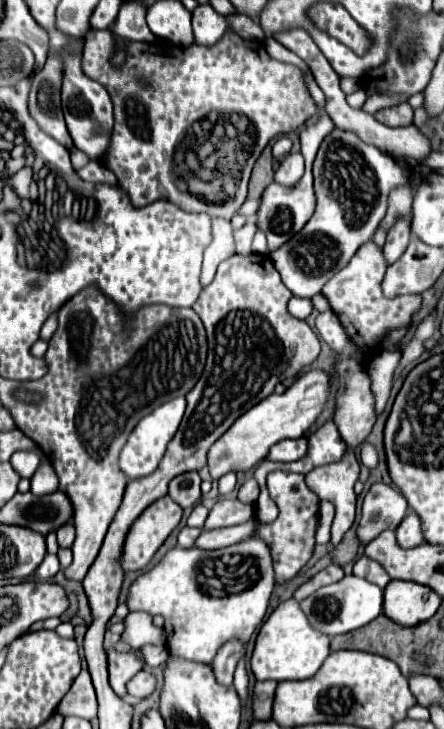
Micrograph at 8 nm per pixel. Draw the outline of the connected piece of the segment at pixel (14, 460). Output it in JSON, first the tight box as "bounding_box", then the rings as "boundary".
{"bounding_box":[11,450,41,478],"boundary":[[[17,450],[11,454],[11,466],[13,470],[19,472],[21,478],[31,478],[33,472],[37,470],[39,462],[41,462],[41,454],[39,452],[25,452],[25,450]]]}

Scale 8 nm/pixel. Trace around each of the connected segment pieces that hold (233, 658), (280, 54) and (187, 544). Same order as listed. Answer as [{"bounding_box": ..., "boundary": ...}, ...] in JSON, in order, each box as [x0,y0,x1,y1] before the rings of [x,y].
[{"bounding_box":[211,642,243,686],"boundary":[[[225,642],[219,648],[219,654],[211,664],[219,684],[225,684],[225,686],[233,684],[233,672],[241,656],[243,656],[243,646],[239,646],[239,642]]]},{"bounding_box":[264,38,309,72],"boundary":[[[266,38],[264,41],[267,53],[279,61],[296,65],[303,71],[309,72],[307,64],[292,51],[281,45],[273,38]]]},{"bounding_box":[179,526,201,548],"boundary":[[[189,526],[181,528],[181,532],[179,532],[179,546],[181,546],[181,548],[191,548],[191,546],[195,546],[195,540],[197,540],[199,534],[201,534],[199,528],[189,528]]]}]

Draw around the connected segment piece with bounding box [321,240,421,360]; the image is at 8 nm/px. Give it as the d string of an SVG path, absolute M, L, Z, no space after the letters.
M371 240L365 242L351 262L343 266L321 290L321 294L329 300L331 310L337 314L341 326L345 328L345 334L349 338L349 344L365 356L365 360L377 356L381 352L379 342L383 342L383 334L387 330L399 330L399 326L411 328L411 318L421 306L421 294L413 294L409 298L385 298L381 292L381 280L385 276L385 258L383 250Z

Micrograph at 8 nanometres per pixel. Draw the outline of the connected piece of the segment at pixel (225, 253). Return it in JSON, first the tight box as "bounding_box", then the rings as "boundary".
{"bounding_box":[201,218,235,286],"boundary":[[[215,218],[213,220],[213,242],[205,248],[203,256],[203,268],[201,268],[201,286],[209,286],[217,266],[235,254],[235,242],[233,242],[233,228],[229,232],[229,222],[225,218]]]}

